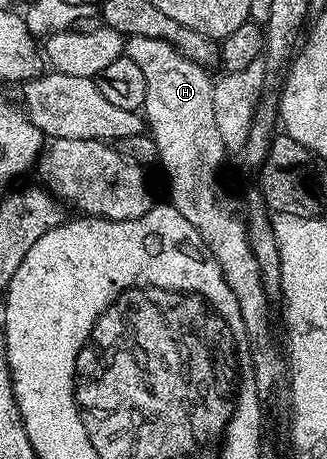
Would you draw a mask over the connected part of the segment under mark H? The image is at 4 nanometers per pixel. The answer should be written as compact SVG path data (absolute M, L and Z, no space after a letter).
M131 37L125 43L124 54L144 72L144 85L148 88L144 120L158 149L160 167L166 173L169 205L174 206L176 212L196 228L196 232L200 232L204 244L208 244L208 252L216 256L216 264L220 264L224 280L235 293L240 314L244 316L256 372L256 388L259 394L269 396L277 388L278 381L281 378L283 381L288 362L279 339L277 342L270 331L272 299L266 295L260 264L256 264L256 256L248 240L243 211L238 211L233 196L218 179L218 169L228 157L228 151L216 129L216 111L212 108L214 82L206 75L209 74L207 67L198 66L172 44L159 38Z

